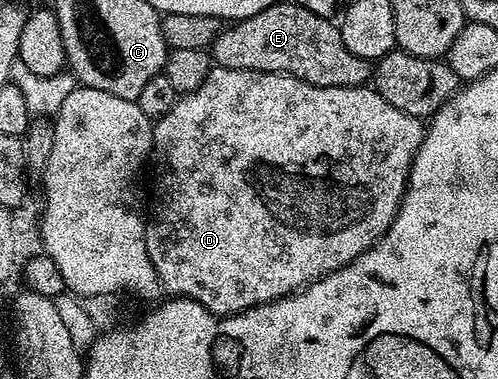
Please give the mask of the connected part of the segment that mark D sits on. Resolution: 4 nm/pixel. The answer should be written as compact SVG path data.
M215 66L208 72L206 80L199 85L194 92L183 94L164 113L164 117L158 119L154 124L154 145L152 148L153 158L158 158L158 184L155 185L154 191L158 194L158 204L154 207L154 212L149 212L148 222L146 224L146 252L148 257L152 257L152 265L156 269L158 279L162 282L163 288L171 296L181 297L183 299L195 299L204 309L208 309L213 315L238 315L250 307L259 307L261 303L271 303L273 299L282 299L286 295L292 295L296 291L301 291L307 283L314 283L324 275L331 275L332 272L338 271L341 267L347 267L353 259L360 253L364 253L373 245L375 240L381 237L386 230L390 228L390 222L394 219L394 214L398 212L398 205L402 201L402 193L406 190L406 180L410 178L410 164L414 162L414 155L418 151L418 146L422 144L424 134L424 123L417 115L409 115L396 105L388 105L384 97L380 97L373 86L363 85L361 87L317 87L308 85L291 75L277 75L267 71L245 71L244 69L228 69L227 67Z

